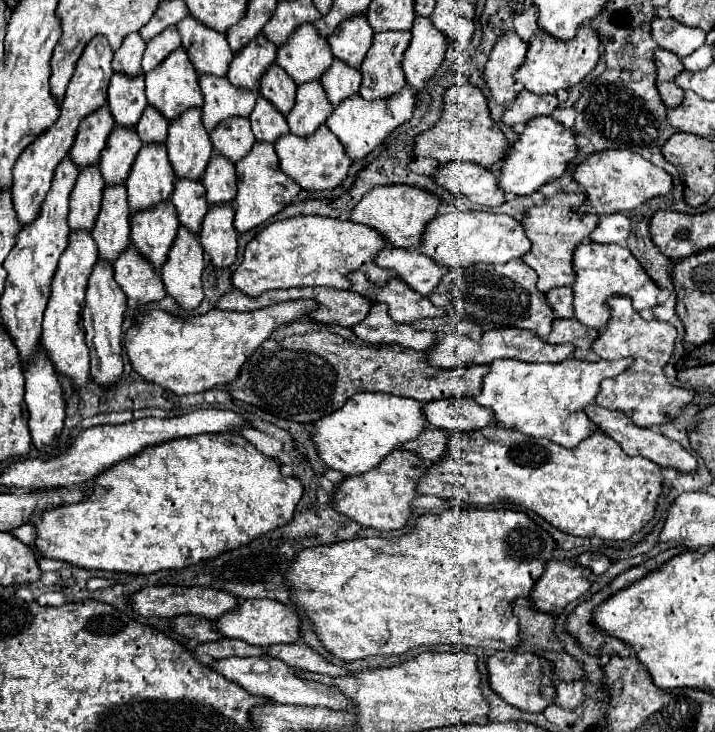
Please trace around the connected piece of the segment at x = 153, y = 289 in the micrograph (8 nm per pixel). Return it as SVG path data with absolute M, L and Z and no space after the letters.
M129 244L129 250L113 262L115 268L115 280L127 294L127 306L137 308L139 304L149 304L153 300L161 300L167 292L161 282L161 276L133 246Z

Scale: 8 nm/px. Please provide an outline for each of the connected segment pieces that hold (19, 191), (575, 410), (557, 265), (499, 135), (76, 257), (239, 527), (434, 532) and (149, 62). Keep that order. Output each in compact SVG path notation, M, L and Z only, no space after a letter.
M97 36L85 46L85 50L77 62L75 74L67 86L67 94L61 102L61 116L57 118L57 122L53 126L49 126L45 132L41 132L35 138L35 142L31 142L31 146L27 146L21 152L19 160L15 162L11 192L13 192L15 212L17 212L21 224L29 224L37 218L41 204L45 200L45 194L49 192L53 172L55 172L57 164L69 154L69 150L75 142L79 122L107 102L107 86L109 86L109 80L113 76L111 60L113 60L113 50L111 50L105 36Z
M567 358L559 364L497 360L489 364L489 372L483 378L481 394L475 396L475 400L483 408L489 408L493 412L495 422L507 430L517 430L533 438L547 438L563 448L573 448L597 430L581 408L595 402L599 384L605 378L615 378L631 362L633 358L621 358L613 362L581 362Z
M545 198L543 206L531 206L525 216L521 218L521 224L525 228L527 238L531 240L531 250L523 254L523 262L533 268L539 276L537 290L547 292L557 286L571 286L575 282L573 272L573 250L577 244L589 238L593 228L597 226L599 216L597 214L577 214L573 207L580 204L580 199L585 198Z
M455 84L447 88L447 92L443 94L443 110L439 122L415 138L413 152L415 156L433 158L439 164L459 160L459 162L491 166L503 158L507 146L509 146L507 138L489 116L483 92L473 84Z
M91 232L89 234L71 234L69 246L61 254L53 282L51 282L51 296L47 302L47 310L43 314L43 334L41 344L45 346L49 358L55 364L55 370L59 374L65 374L71 378L73 386L85 386L89 378L89 348L85 344L85 332L81 322L81 310L85 300L85 288L89 274L93 270L93 264L97 262L97 244L93 242Z
M233 432L199 434L197 438L165 442L165 446L151 446L137 454L137 458L129 458L129 462L117 462L113 470L105 470L101 478L93 478L83 502L45 510L39 522L33 524L33 546L45 558L63 560L87 570L129 574L179 570L249 544L261 534L287 524L293 518L301 494L301 480L281 476L279 462L261 454L243 436Z
M449 508L441 514L425 514L417 518L417 526L403 536L397 538L357 538L343 540L327 546L305 548L303 554L293 560L285 572L285 584L289 586L289 598L295 604L297 614L305 614L311 622L313 632L323 642L323 646L337 658L349 662L367 656L391 656L403 654L415 646L435 646L448 644L454 646L474 646L483 650L513 650L519 644L519 622L511 612L511 602L519 596L529 596L533 584L543 574L545 564L553 558L553 550L557 548L555 540L537 526L527 514L515 510L479 510L479 508Z
M171 26L171 30L163 30L163 34L159 34L147 44L147 50L143 56L143 70L151 72L179 46L181 46L181 36L177 34L177 28Z

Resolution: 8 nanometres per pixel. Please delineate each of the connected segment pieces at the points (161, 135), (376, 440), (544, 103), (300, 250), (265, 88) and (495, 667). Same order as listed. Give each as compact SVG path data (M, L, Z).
M153 106L145 108L141 120L135 126L135 130L137 130L137 134L139 134L139 138L141 138L143 144L165 142L167 128L169 128L169 122L165 122L165 118L161 118L161 114L157 114L153 110Z
M357 392L345 406L313 424L311 440L323 464L345 476L355 476L375 468L393 448L421 434L429 424L423 416L423 404L381 392Z
M519 90L517 98L507 104L501 120L507 126L515 124L525 124L527 120L535 116L549 116L557 108L559 100L555 96L543 96L543 94L533 94L529 90Z
M295 216L277 220L247 244L243 262L233 272L231 284L249 296L261 296L267 290L295 286L331 286L337 290L349 290L347 274L363 270L371 284L383 286L389 278L395 278L389 270L373 266L373 258L383 246L385 238L377 230L365 224L353 224L351 220L325 216Z
M273 64L261 76L261 96L273 102L281 114L289 114L289 110L293 108L295 92L297 92L297 84L277 64Z
M493 652L485 660L489 686L495 694L499 694L505 702L525 710L525 712L543 712L555 698L553 690L553 670L545 658L537 654L515 654L515 652Z

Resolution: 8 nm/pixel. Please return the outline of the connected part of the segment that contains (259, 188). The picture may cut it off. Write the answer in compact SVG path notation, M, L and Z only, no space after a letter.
M255 142L253 150L249 150L249 154L245 158L241 158L241 162L235 164L237 168L237 196L235 196L235 228L237 232L247 232L259 224L263 224L265 220L269 220L271 216L275 216L277 212L281 212L287 204L291 204L291 200L299 194L301 186L297 186L297 182L293 182L281 168L279 168L279 158L275 154L273 144L265 144L265 142Z

